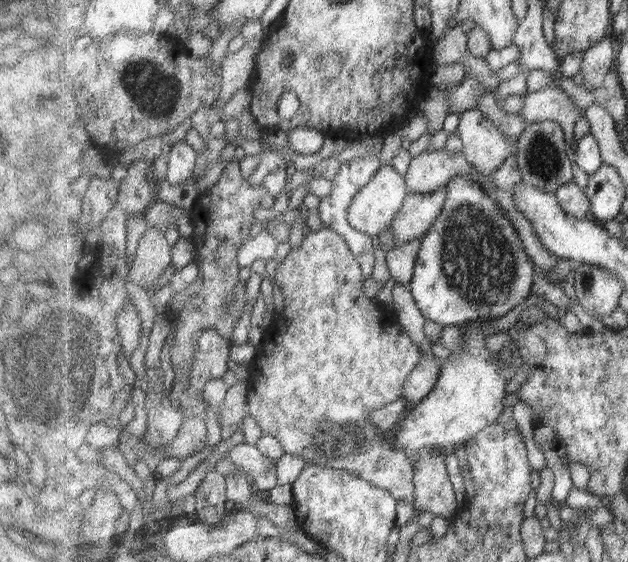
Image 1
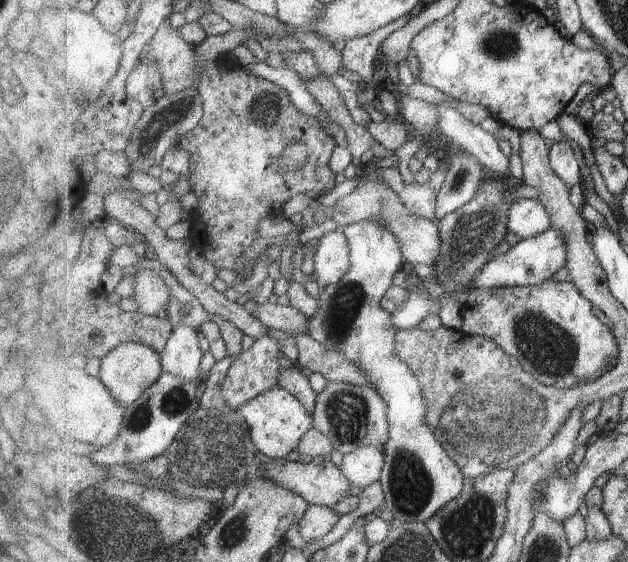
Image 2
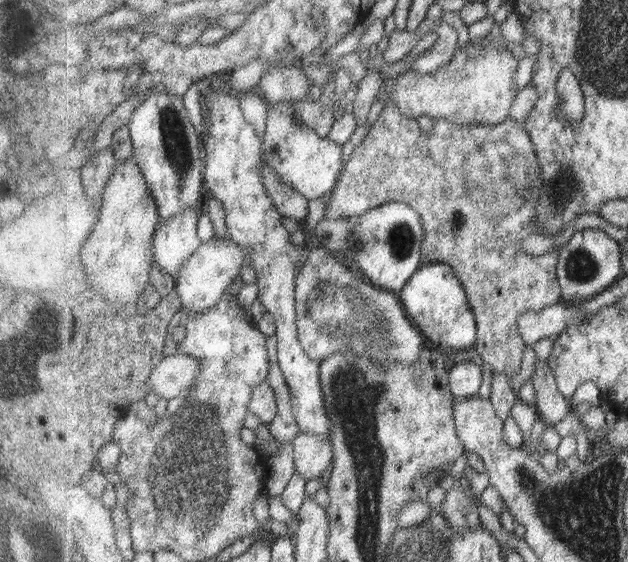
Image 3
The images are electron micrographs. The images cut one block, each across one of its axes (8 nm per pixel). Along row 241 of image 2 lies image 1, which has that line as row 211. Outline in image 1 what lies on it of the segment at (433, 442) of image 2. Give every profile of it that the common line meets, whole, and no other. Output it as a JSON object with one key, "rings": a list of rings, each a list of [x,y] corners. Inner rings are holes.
{"rings":[[[391,165],[382,166],[371,182],[356,194],[348,211],[348,222],[357,231],[377,239],[379,232],[390,227],[394,223],[395,216],[404,206],[406,197],[409,195],[406,177]]]}

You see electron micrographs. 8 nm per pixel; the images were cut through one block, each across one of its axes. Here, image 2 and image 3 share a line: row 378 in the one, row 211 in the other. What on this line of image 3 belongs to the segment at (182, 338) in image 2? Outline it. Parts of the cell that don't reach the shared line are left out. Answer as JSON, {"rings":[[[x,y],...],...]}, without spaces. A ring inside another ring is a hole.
{"rings":[[[204,198],[195,207],[179,212],[169,221],[160,223],[154,235],[154,261],[161,266],[166,277],[175,277],[181,265],[191,259],[202,245],[197,236],[199,217],[207,211]]]}

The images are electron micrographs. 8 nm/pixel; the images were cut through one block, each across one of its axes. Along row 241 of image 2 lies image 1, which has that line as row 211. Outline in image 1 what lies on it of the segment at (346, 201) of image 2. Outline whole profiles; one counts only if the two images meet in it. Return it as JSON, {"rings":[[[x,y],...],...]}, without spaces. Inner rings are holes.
{"rings":[[[447,187],[426,195],[409,193],[394,223],[388,228],[393,232],[395,247],[426,236],[442,214],[447,196]]]}

